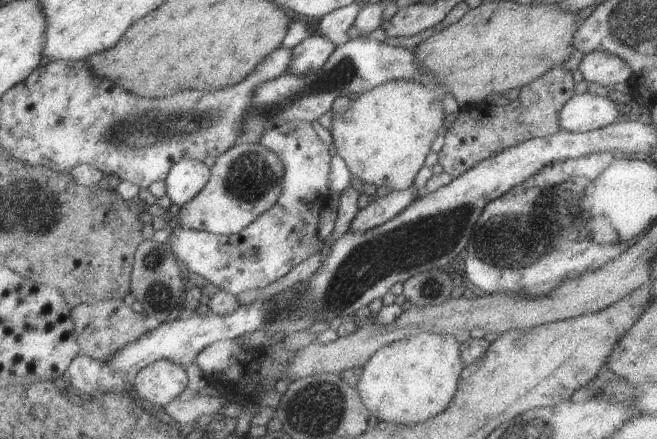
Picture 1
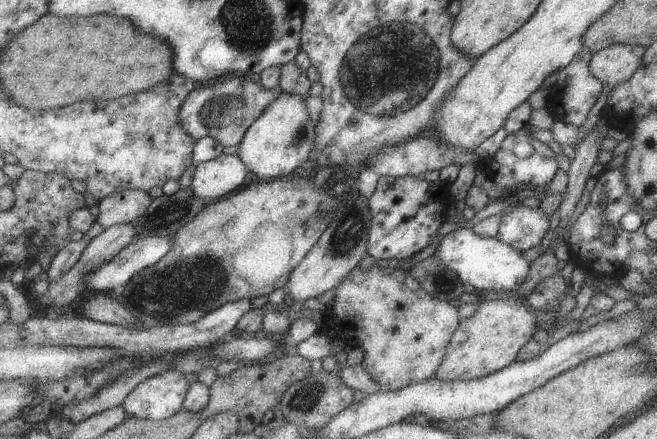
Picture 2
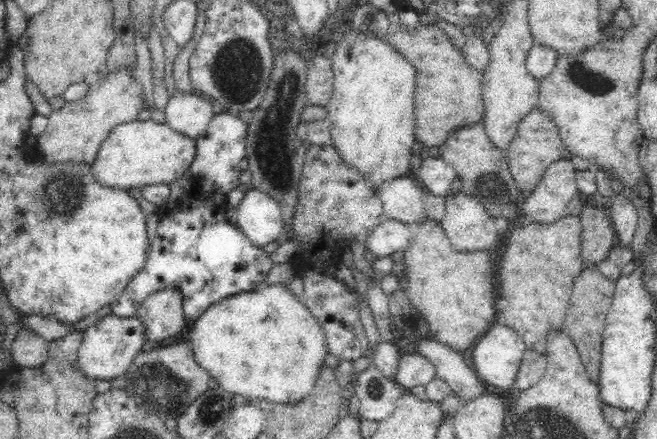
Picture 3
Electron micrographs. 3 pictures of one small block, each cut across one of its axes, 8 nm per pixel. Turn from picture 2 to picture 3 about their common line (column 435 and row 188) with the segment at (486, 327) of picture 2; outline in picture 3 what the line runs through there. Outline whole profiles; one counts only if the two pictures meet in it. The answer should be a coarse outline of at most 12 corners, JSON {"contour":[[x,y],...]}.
{"contour":[[372,31],[336,44],[331,145],[373,190],[408,176],[415,69]]}

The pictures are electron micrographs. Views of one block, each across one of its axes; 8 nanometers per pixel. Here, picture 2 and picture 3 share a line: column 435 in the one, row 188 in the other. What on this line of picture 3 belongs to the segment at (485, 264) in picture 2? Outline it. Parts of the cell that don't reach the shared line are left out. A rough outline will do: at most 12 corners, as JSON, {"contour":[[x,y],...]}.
{"contour":[[252,186],[239,229],[257,246],[281,238],[280,203]]}

